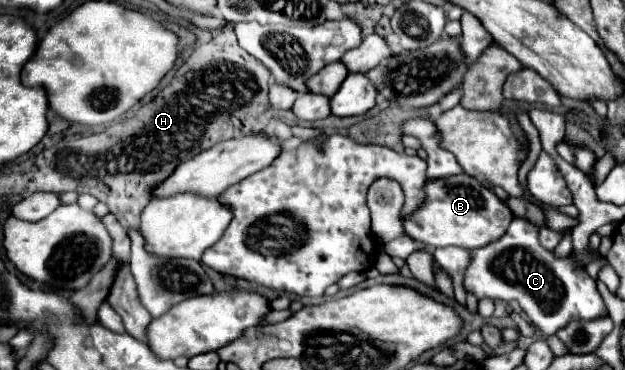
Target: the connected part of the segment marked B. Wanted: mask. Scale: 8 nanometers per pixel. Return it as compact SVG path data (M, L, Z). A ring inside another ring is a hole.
M467 174L449 178L437 178L425 182L425 204L417 212L403 220L403 228L413 240L421 240L429 248L459 246L467 250L483 248L485 244L499 240L513 220L511 210L489 188Z

